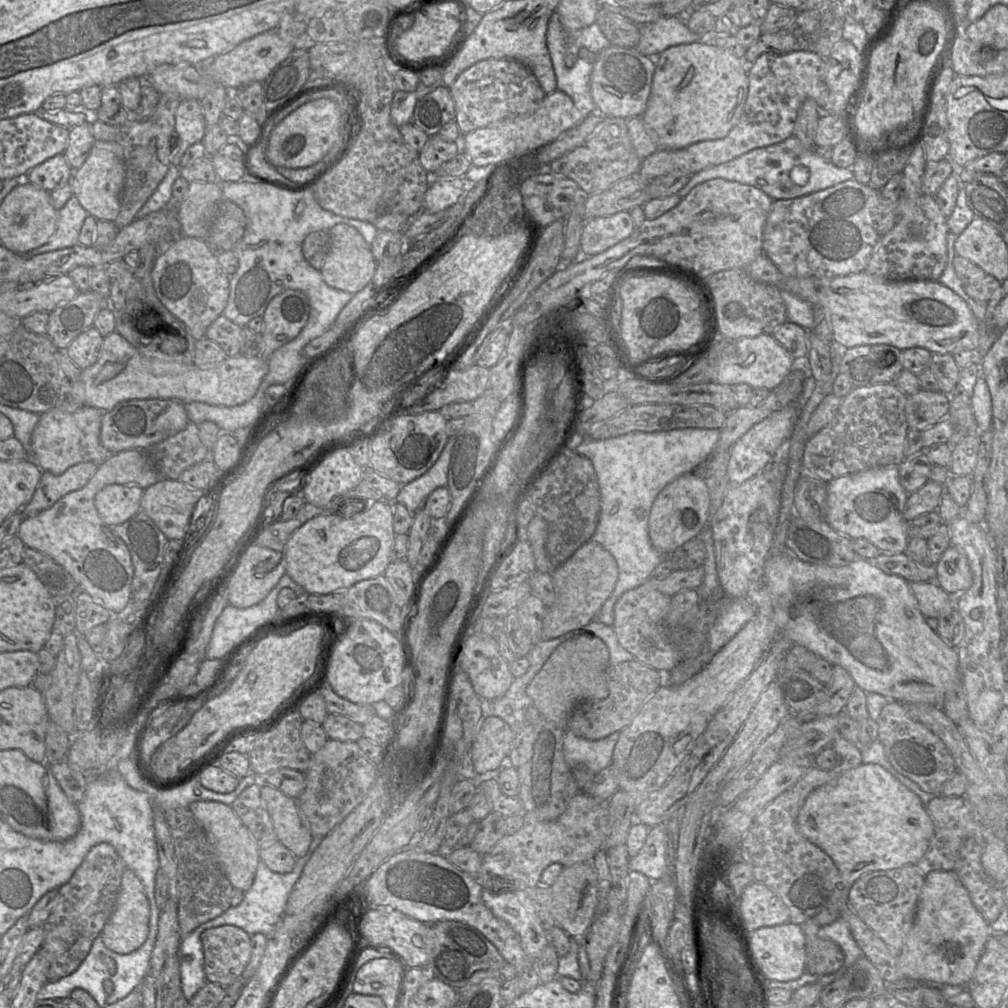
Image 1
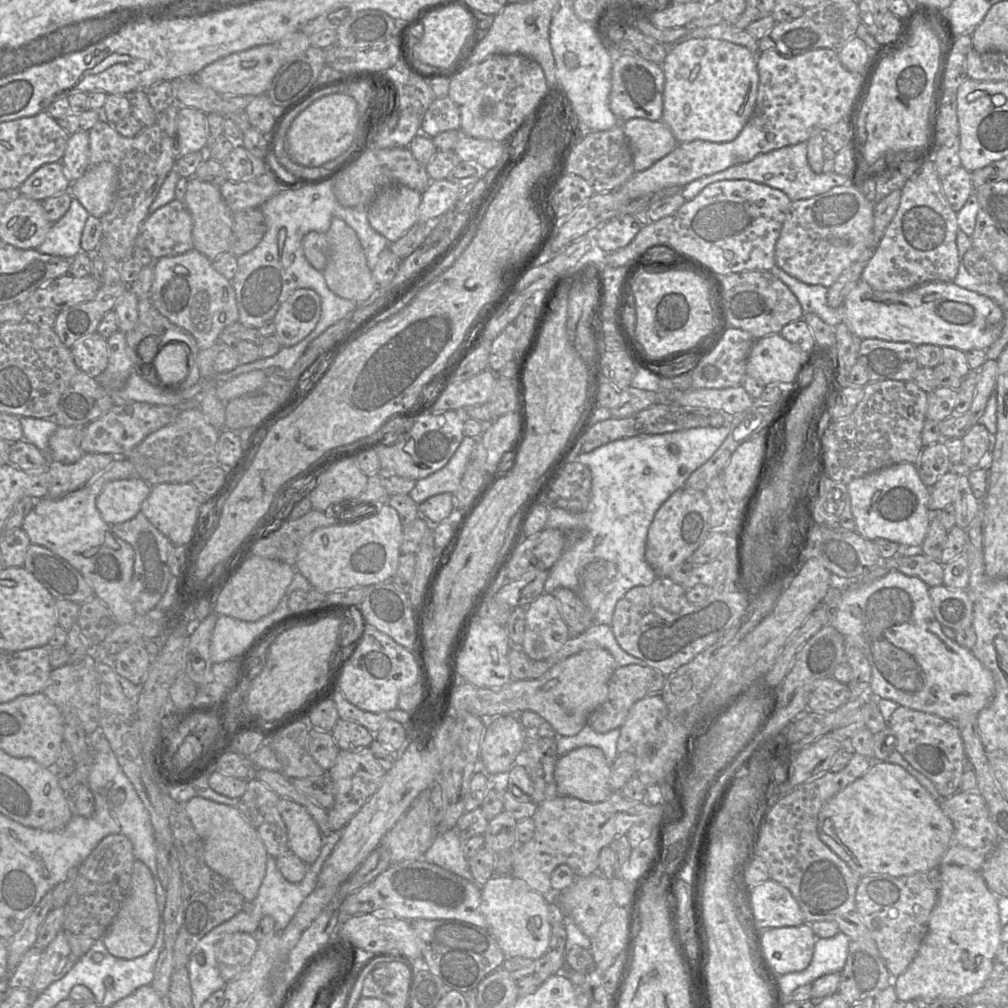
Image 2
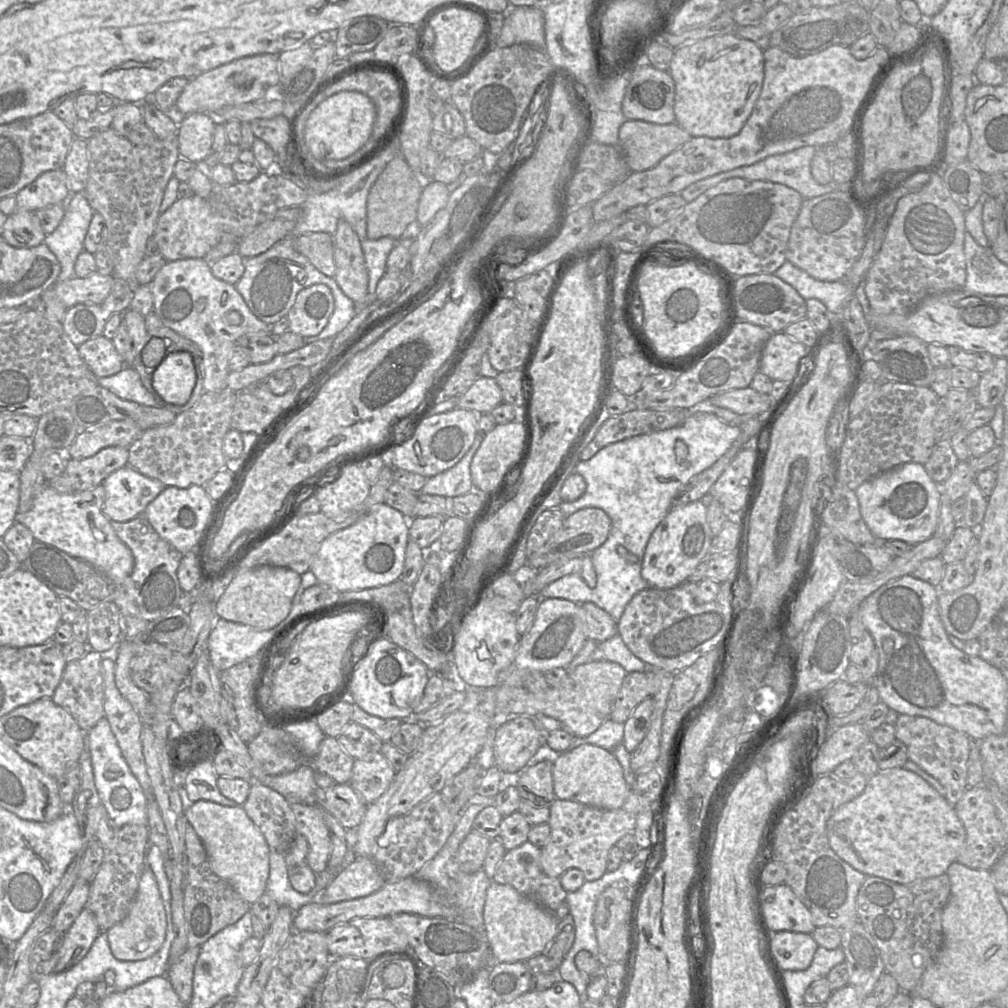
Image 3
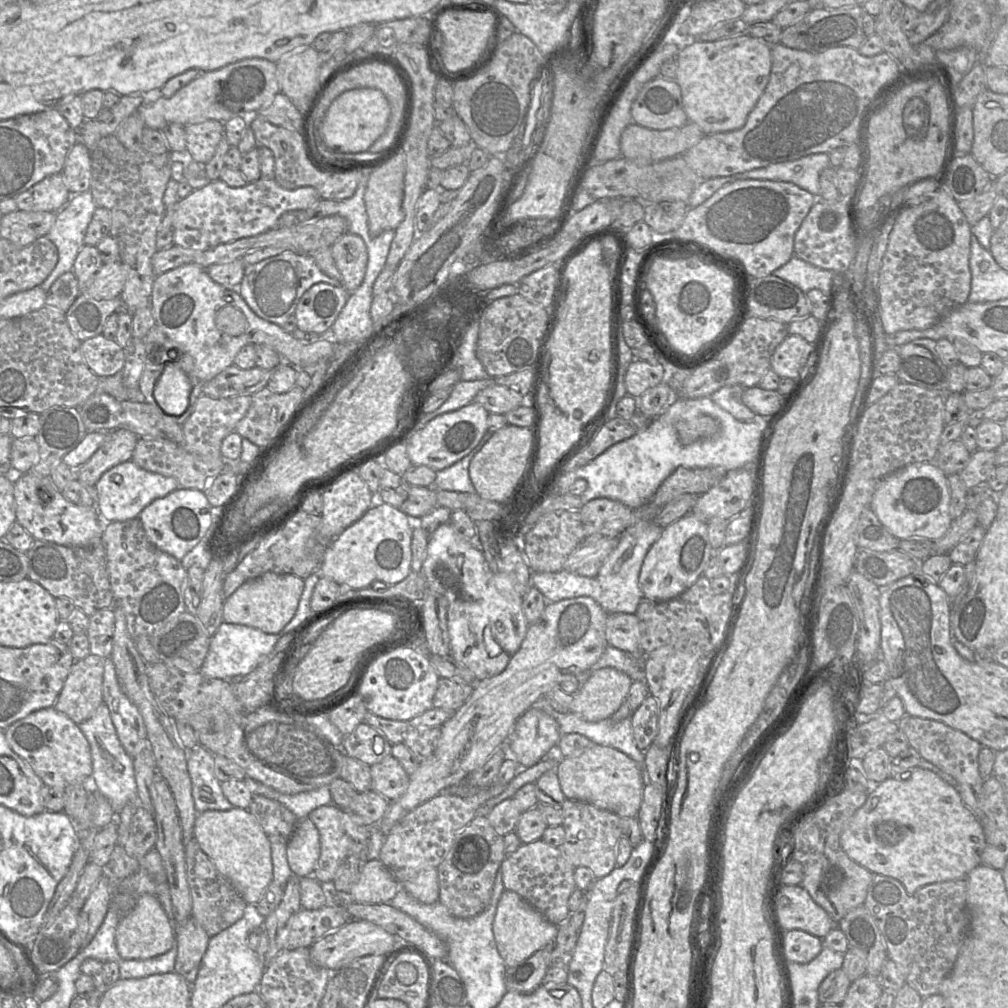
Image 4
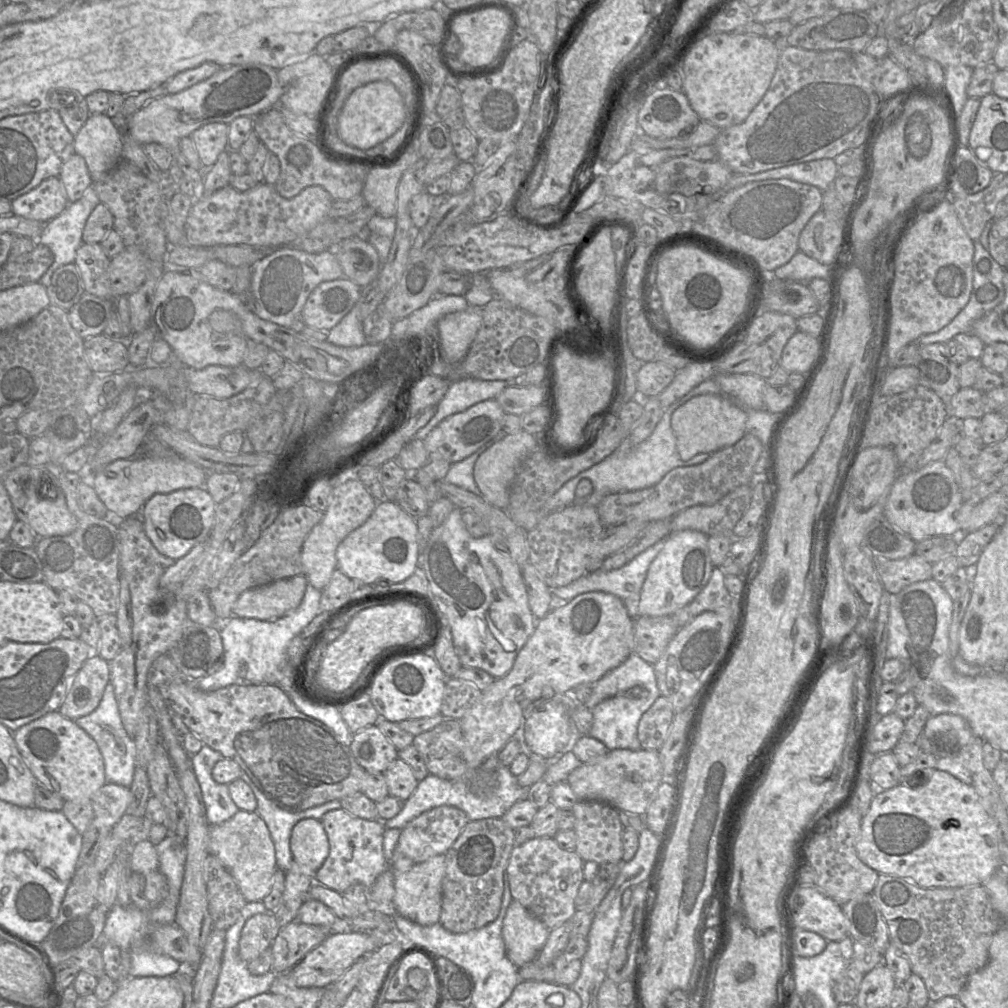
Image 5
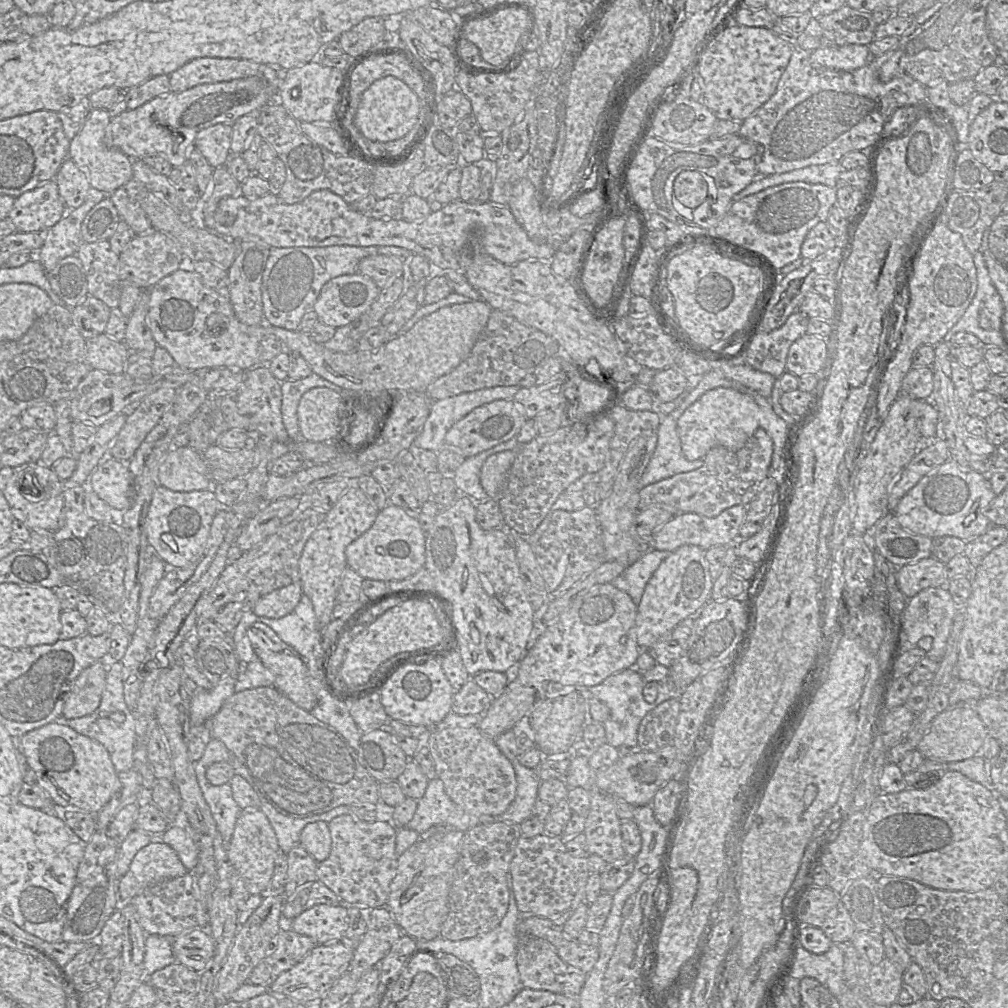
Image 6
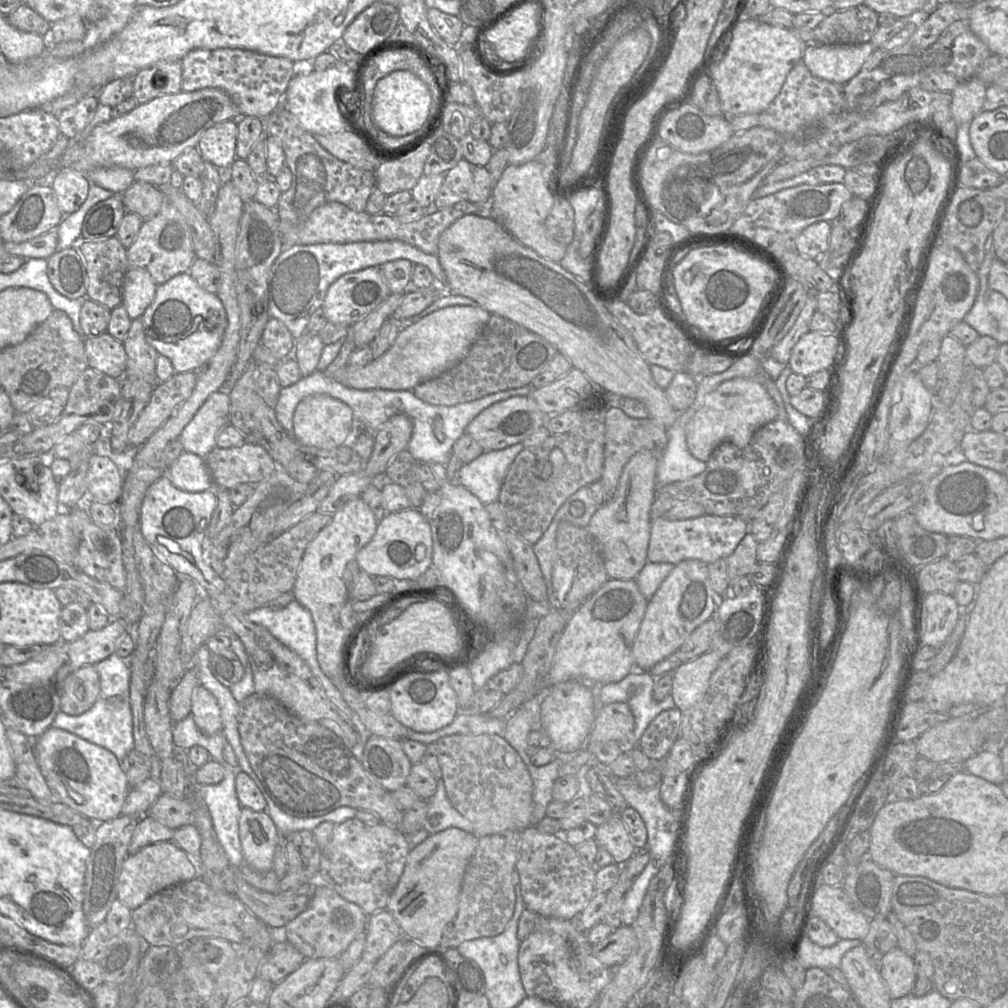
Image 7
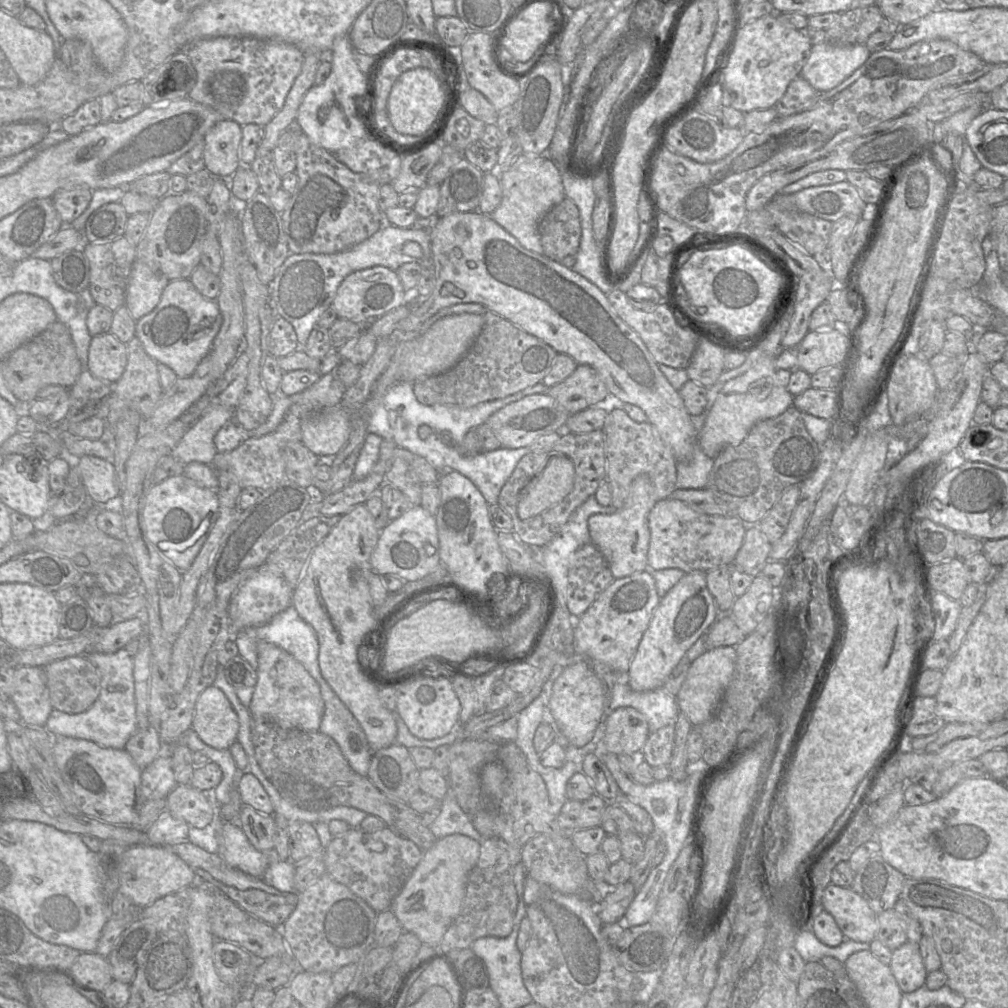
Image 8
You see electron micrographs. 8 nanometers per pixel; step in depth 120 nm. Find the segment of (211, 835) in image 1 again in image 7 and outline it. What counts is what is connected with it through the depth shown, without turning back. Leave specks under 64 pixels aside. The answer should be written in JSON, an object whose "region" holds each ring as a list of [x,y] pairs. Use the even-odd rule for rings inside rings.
{"region":[[[242,807],[239,817],[239,838],[245,862],[265,873],[273,870],[279,831],[265,811],[255,812]]]}

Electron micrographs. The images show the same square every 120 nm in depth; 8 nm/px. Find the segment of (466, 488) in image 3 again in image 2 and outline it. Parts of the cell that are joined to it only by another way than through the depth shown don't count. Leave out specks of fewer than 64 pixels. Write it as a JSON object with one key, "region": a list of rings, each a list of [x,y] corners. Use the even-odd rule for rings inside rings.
{"region":[[[464,436],[448,463],[429,476],[416,480],[415,487],[409,492],[409,496],[417,504],[421,504],[434,495],[455,492],[476,443],[477,438]]]}

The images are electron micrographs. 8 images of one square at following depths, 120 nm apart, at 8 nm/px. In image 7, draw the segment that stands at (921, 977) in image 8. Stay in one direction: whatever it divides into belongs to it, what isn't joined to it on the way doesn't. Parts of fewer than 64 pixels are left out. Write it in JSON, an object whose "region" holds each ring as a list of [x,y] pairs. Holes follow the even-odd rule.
{"region":[[[898,947],[884,954],[879,972],[891,999],[910,994],[917,979],[913,957]]]}

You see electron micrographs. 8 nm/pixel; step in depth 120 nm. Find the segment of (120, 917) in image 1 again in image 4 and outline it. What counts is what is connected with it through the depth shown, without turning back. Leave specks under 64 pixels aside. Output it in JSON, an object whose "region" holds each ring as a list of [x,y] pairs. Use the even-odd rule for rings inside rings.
{"region":[[[142,894],[138,897],[133,910],[121,918],[115,934],[115,943],[118,954],[125,960],[153,958],[173,947],[175,933],[157,896]]]}

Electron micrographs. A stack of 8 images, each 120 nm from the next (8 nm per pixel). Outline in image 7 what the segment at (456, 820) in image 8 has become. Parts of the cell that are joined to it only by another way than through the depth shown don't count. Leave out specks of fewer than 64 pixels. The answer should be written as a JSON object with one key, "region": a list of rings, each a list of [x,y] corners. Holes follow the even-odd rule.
{"region":[[[442,779],[437,780],[436,792],[427,800],[427,804],[423,829],[429,835],[437,834],[448,828],[458,828],[466,832],[473,831],[471,822],[460,814],[449,801]]]}

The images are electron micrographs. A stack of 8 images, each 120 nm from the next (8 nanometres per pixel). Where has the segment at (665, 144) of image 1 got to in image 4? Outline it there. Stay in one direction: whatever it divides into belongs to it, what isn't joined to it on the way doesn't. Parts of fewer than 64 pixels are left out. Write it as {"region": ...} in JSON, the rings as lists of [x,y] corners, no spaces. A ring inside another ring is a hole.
{"region":[[[742,34],[716,41],[691,40],[684,43],[676,56],[675,81],[681,89],[682,105],[689,122],[698,125],[705,135],[742,128],[759,98],[763,94],[771,72],[771,47],[763,41]]]}

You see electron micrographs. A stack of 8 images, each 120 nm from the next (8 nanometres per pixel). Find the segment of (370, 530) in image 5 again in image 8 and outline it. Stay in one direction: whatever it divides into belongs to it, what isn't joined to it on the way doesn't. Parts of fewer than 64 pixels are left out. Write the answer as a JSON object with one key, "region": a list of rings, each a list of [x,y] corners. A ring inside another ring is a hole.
{"region":[[[412,505],[380,531],[370,563],[377,574],[396,575],[406,581],[416,581],[430,574],[440,563],[439,539],[435,516],[422,507]]]}

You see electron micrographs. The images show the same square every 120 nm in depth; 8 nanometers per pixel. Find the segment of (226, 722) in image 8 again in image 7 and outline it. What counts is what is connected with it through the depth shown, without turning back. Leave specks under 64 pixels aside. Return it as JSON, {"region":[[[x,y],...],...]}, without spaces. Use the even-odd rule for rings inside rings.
{"region":[[[202,685],[192,692],[191,714],[198,729],[207,736],[222,733],[221,711],[216,698]]]}

